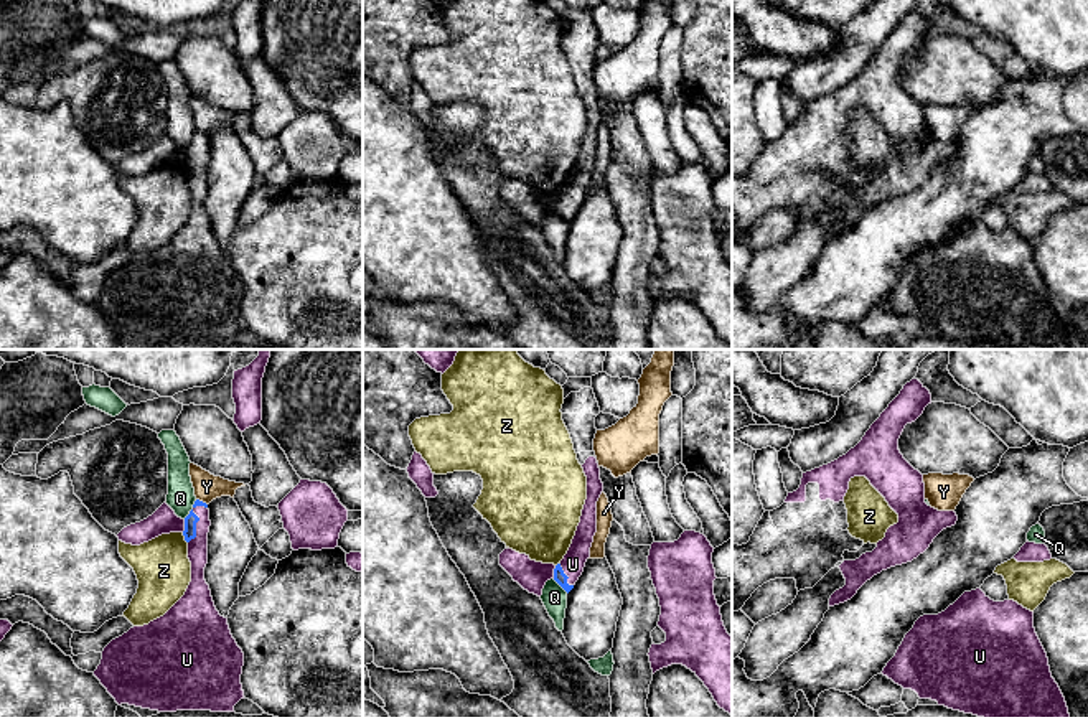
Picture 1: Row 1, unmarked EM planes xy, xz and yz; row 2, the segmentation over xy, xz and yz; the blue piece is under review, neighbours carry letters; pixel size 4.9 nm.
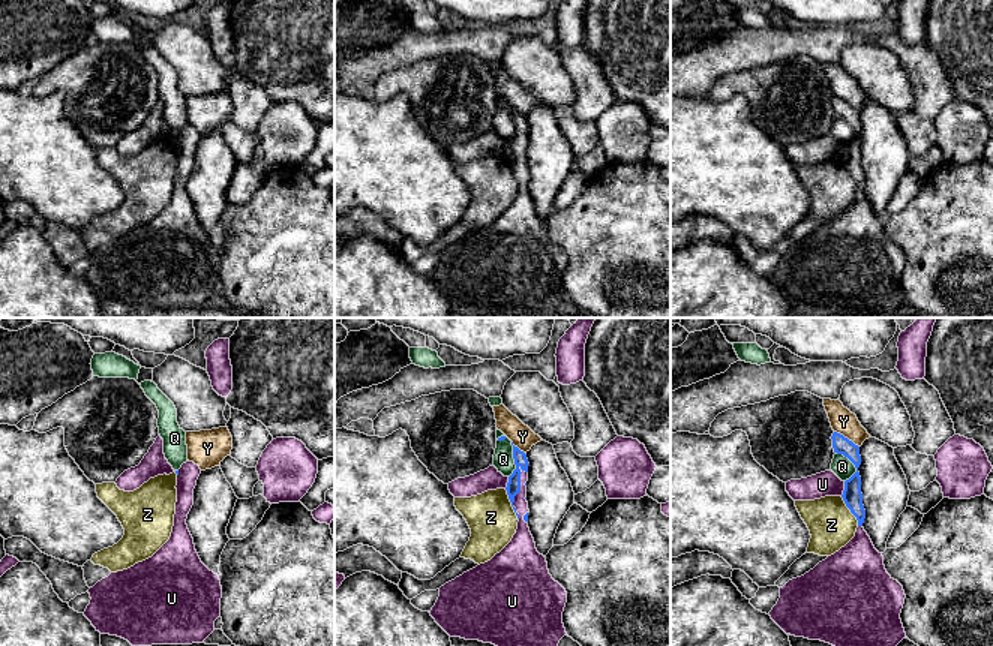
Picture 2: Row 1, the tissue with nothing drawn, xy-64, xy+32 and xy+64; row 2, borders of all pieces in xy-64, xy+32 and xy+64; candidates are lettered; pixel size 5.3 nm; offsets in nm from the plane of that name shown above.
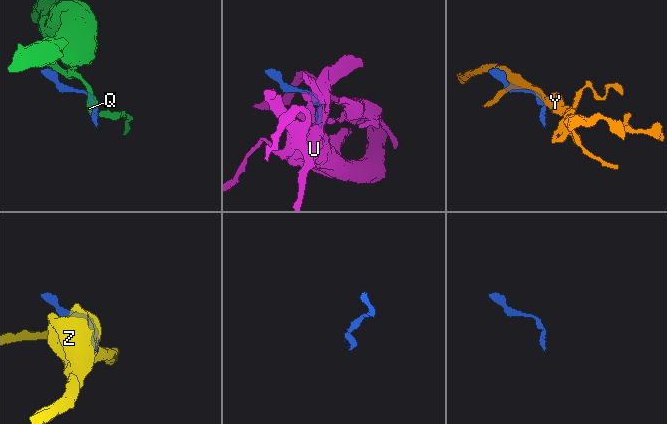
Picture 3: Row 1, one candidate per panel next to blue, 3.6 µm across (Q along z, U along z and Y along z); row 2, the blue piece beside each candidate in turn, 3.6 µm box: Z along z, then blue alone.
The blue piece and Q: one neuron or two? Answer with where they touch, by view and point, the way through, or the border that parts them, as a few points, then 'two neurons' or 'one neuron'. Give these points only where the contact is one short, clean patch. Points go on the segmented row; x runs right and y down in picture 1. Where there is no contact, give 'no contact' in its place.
xy (192, 510) | along xy (196, 500), (183, 518) | two neurons

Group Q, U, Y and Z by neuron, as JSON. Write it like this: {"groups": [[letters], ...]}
{"groups": [["Q"], ["U"], ["Y"], ["Z"]]}

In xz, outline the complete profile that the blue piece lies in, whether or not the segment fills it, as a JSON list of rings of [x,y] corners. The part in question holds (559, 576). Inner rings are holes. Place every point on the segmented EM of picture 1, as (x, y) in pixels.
[[[569,377],[562,389],[562,420],[570,433],[577,460],[587,476],[587,499],[575,536],[567,554],[557,565],[531,560],[529,555],[509,547],[499,554],[499,565],[524,590],[537,597],[542,595],[542,588],[551,579],[567,593],[574,588],[590,557],[590,547],[597,532],[597,501],[603,491],[600,468],[593,452],[597,433],[595,417],[600,414],[600,407],[592,389],[592,377]]]

